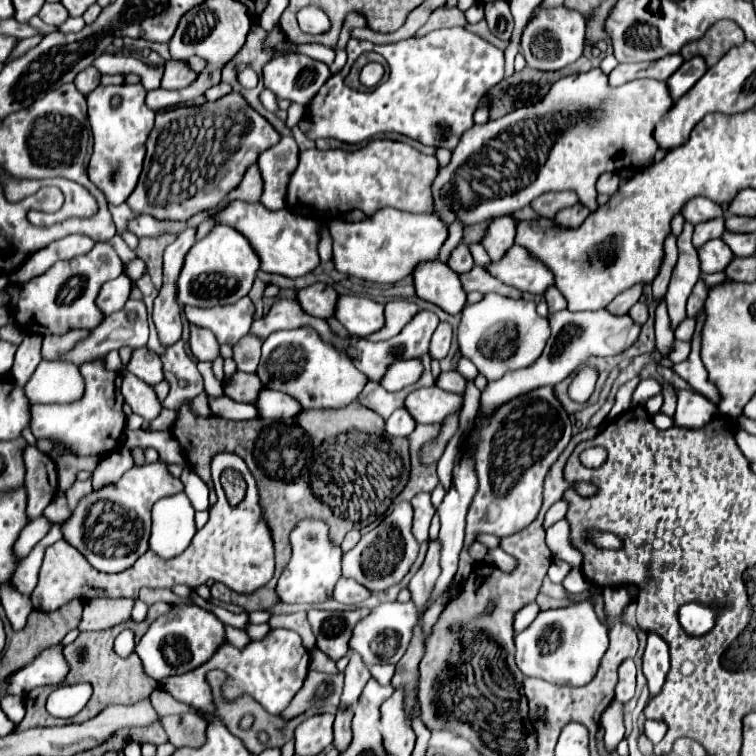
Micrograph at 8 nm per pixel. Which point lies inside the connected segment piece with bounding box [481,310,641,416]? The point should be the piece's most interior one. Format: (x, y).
(575, 337)

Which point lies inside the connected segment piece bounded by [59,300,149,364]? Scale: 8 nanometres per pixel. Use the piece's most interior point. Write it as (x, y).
(128, 327)

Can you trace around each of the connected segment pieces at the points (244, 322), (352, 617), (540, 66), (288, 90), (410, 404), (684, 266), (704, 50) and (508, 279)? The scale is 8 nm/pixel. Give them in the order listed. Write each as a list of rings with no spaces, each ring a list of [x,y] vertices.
[[[241,298],[239,302],[229,306],[215,308],[185,306],[183,310],[189,322],[209,328],[219,344],[229,346],[233,346],[239,338],[243,338],[253,322],[253,302],[249,298]]]
[[[359,608],[351,612],[325,612],[325,610],[309,610],[309,624],[317,638],[317,648],[325,652],[329,658],[339,660],[347,654],[347,642],[351,632],[359,620],[369,614],[369,608]]]
[[[565,6],[541,8],[523,30],[521,54],[535,70],[561,70],[573,64],[583,54],[583,36],[585,18],[577,10],[567,10]]]
[[[283,54],[263,68],[265,86],[273,90],[277,98],[287,98],[301,106],[311,102],[329,76],[327,64],[303,54]]]
[[[437,386],[417,388],[405,398],[405,408],[417,424],[441,424],[445,416],[459,410],[463,398]]]
[[[685,222],[683,232],[677,236],[679,260],[673,270],[667,294],[665,294],[665,302],[669,308],[669,318],[671,318],[673,328],[685,318],[685,302],[687,302],[687,298],[689,298],[689,294],[701,274],[697,250],[691,244],[691,234],[693,234],[693,224]]]
[[[719,20],[707,30],[707,34],[703,34],[703,38],[699,38],[695,42],[687,42],[687,46],[683,46],[683,50],[679,50],[679,54],[685,60],[701,54],[707,60],[707,66],[713,66],[721,60],[721,56],[729,48],[739,46],[743,42],[745,42],[745,34],[735,22]]]
[[[513,244],[499,262],[489,262],[485,268],[497,280],[521,292],[543,294],[549,286],[553,286],[553,274],[549,268],[531,258],[529,252],[517,244]]]

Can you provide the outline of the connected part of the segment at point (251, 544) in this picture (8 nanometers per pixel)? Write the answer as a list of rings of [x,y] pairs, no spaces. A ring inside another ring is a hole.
[[[217,454],[213,458],[211,462],[213,478],[221,478],[225,470],[235,470],[243,476],[243,480],[247,482],[245,498],[237,506],[231,506],[225,492],[217,494],[219,496],[217,504],[209,508],[209,522],[201,530],[197,530],[193,542],[183,554],[171,560],[163,560],[153,550],[147,550],[129,570],[119,574],[107,574],[95,570],[85,560],[85,556],[79,550],[75,550],[67,540],[59,540],[45,548],[45,558],[39,572],[39,584],[31,594],[33,608],[49,612],[81,596],[83,598],[87,596],[87,600],[93,600],[97,596],[137,598],[143,586],[173,588],[175,584],[187,584],[189,588],[197,588],[209,580],[209,582],[223,582],[231,590],[243,594],[251,594],[257,588],[265,586],[273,578],[275,558],[273,558],[271,532],[267,526],[263,526],[255,478],[247,470],[247,464],[235,454]]]

